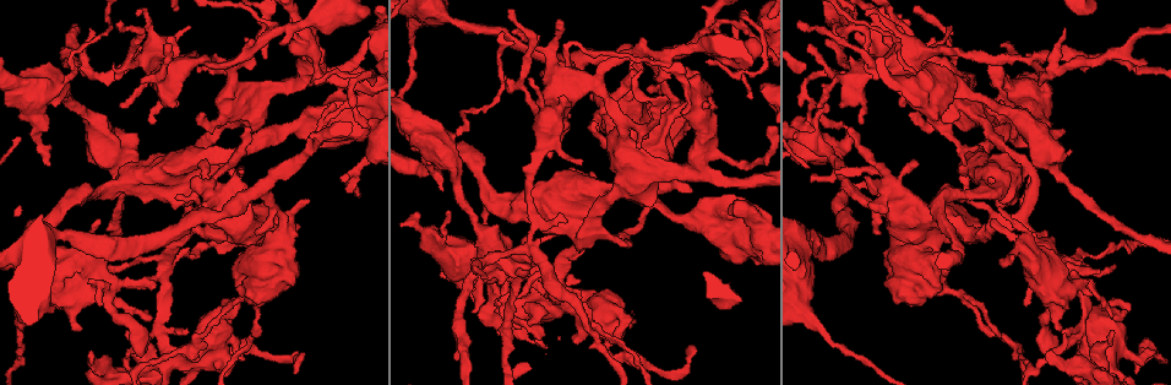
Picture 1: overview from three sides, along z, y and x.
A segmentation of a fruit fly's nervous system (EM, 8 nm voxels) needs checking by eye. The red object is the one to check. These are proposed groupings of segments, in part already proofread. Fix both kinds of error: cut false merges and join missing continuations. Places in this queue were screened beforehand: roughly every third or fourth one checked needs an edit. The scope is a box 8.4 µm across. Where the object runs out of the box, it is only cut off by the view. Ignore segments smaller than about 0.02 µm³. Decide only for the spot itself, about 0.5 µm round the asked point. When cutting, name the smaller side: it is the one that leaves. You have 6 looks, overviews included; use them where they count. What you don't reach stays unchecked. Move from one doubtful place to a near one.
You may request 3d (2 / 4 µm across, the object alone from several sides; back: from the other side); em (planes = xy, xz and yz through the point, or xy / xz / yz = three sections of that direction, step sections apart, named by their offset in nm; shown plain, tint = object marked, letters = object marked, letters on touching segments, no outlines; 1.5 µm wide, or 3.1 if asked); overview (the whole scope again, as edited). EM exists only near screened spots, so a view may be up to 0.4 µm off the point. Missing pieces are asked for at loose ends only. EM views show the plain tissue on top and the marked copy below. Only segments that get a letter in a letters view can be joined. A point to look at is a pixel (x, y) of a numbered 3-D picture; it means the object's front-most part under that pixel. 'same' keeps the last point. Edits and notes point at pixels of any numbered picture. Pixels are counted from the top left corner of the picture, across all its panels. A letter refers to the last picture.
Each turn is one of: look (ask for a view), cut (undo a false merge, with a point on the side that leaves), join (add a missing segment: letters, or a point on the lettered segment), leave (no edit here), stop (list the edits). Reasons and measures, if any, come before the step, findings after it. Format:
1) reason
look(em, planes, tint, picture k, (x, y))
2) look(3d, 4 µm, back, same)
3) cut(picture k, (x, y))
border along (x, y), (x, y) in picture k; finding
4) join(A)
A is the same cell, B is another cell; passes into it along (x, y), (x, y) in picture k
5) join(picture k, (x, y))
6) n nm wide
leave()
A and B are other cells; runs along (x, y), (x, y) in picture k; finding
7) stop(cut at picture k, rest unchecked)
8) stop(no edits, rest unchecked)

branch stops here
look(3d, 2 µm, picture 1, (543, 74))

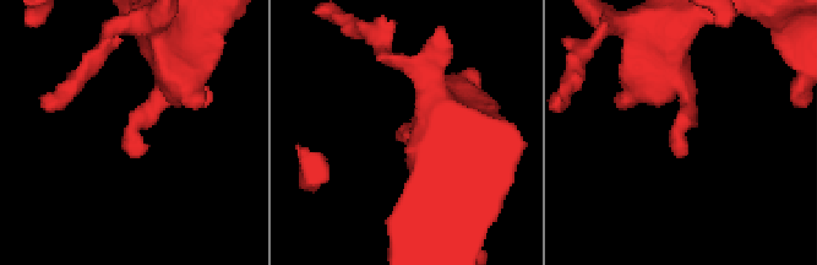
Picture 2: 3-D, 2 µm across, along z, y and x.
now the EM
look(em, yz, step 4, tint, picture 2, (139, 156))

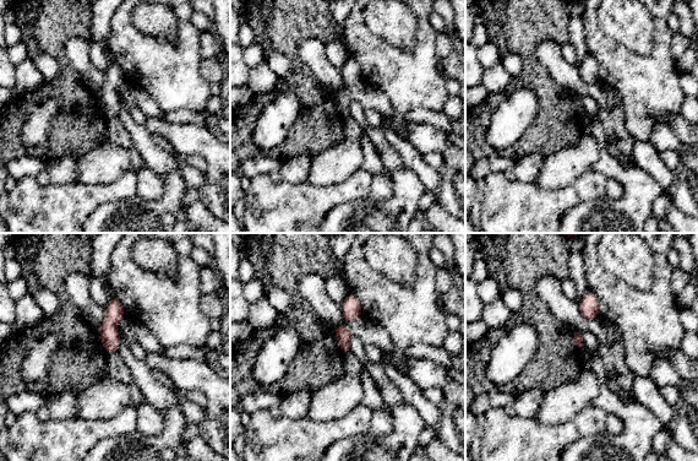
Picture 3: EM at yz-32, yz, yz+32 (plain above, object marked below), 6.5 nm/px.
cut it another way
look(em, planes, letters, same)

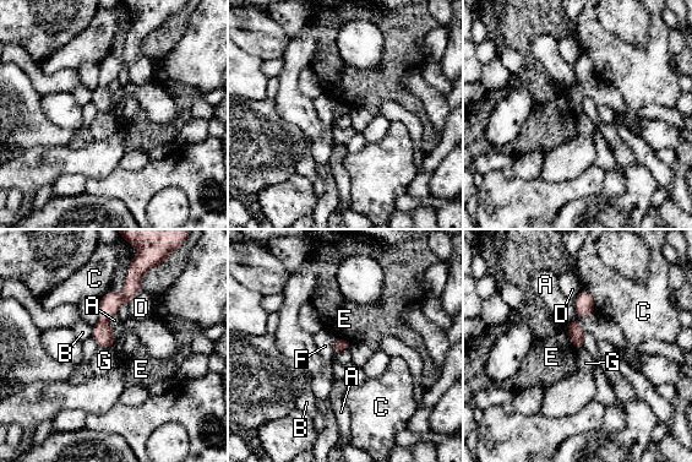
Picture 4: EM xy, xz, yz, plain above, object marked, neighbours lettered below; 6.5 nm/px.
leave()
A, B, C, D, E, F and G are other cells; border along (99, 346), (112, 348) in picture 4; no lettered segment goes on from it

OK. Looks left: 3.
branch point
look(3d, 2 µm, picture 1, (170, 350))

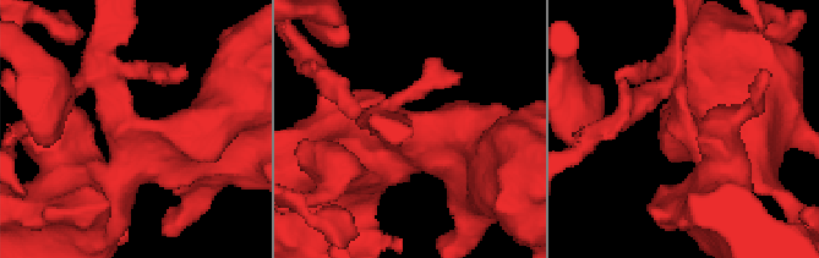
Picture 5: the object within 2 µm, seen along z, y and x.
now the EM
look(em, xz, step 4, tint, picture 5, (688, 133))

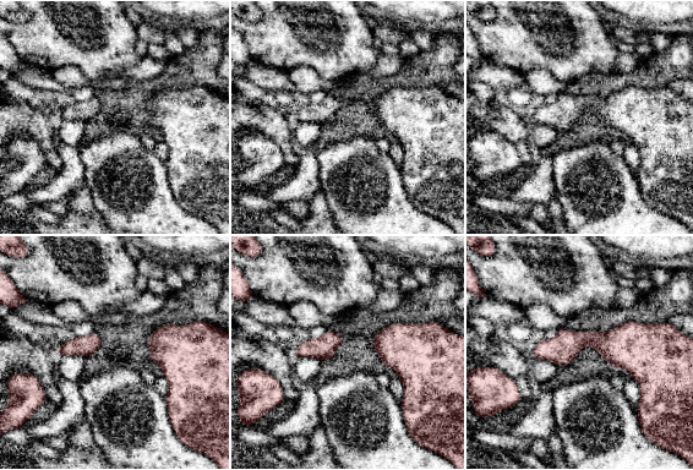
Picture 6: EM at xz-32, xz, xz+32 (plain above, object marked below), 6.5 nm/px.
look(em, planes, letters, same)

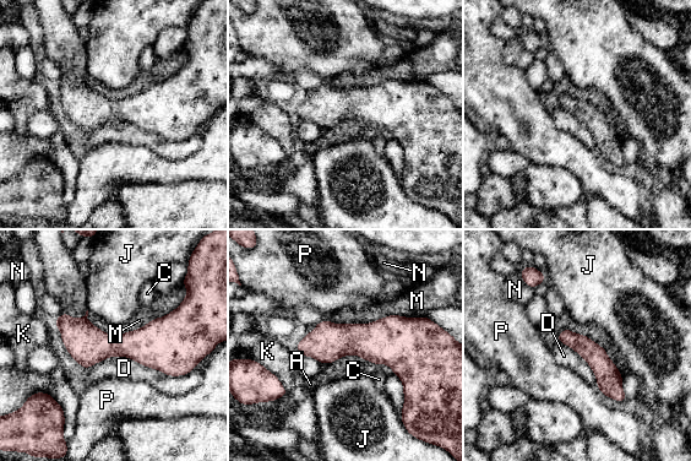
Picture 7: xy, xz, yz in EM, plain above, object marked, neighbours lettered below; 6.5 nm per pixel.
D touches over 700 nm
leave()
A, C, D, J, K, M, N and P are other cells; runs along (565, 332), (604, 368), (621, 399) in picture 7; all the same neuron

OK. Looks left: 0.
stop(no edits, rest unchecked)

